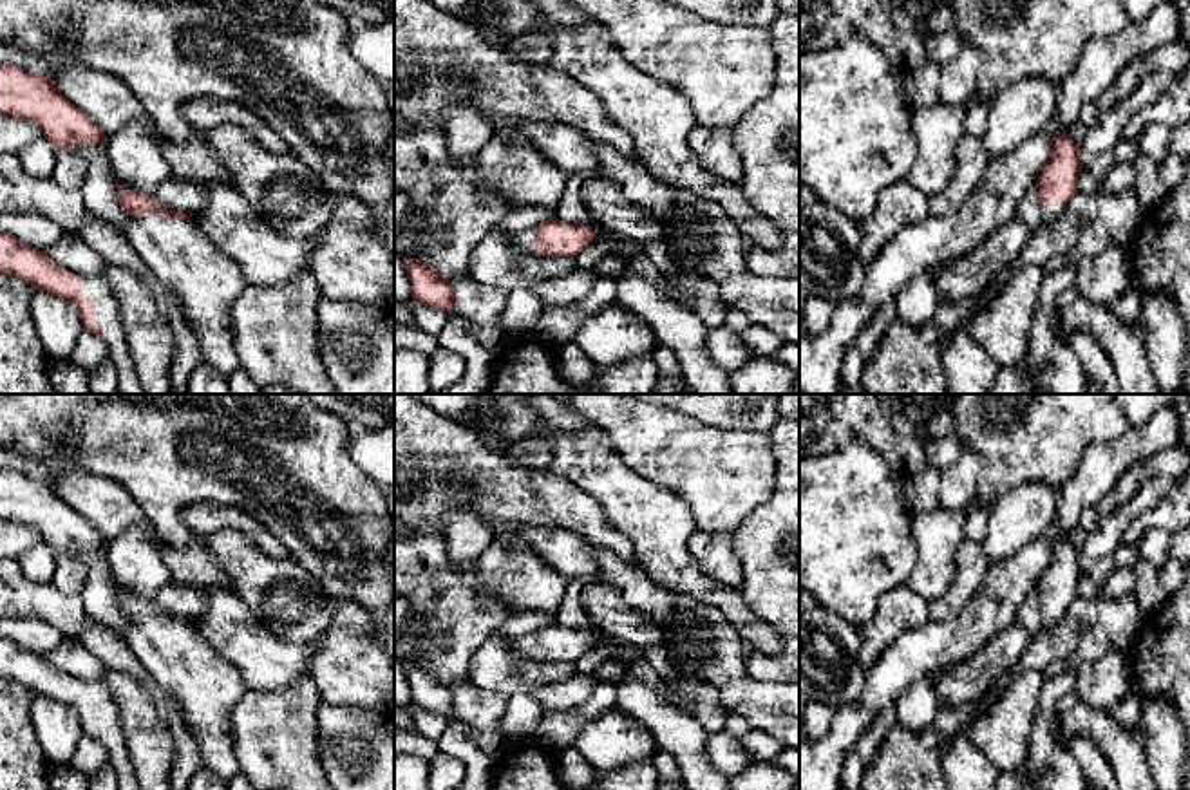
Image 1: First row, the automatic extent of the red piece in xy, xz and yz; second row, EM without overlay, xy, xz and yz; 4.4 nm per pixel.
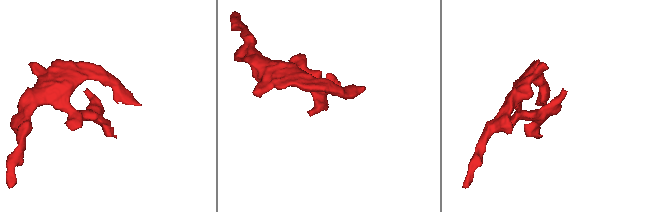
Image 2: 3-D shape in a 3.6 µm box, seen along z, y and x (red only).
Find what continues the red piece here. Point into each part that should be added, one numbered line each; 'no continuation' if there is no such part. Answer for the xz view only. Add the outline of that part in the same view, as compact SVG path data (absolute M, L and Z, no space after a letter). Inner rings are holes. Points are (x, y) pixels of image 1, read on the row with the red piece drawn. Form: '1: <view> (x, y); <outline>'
1: xz (525, 241); M523 230L514 235L514 246L521 253L535 253L535 230Z

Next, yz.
1: yz (1049, 214); M1042 206L1042 222L1051 222L1062 217L1063 212L1065 212L1065 206Z

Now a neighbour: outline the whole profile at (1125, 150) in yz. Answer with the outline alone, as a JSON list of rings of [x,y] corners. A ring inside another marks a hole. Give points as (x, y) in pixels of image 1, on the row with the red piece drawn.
[[[1119,139],[1112,148],[1118,163],[1134,163],[1139,155],[1139,146],[1136,141]]]

